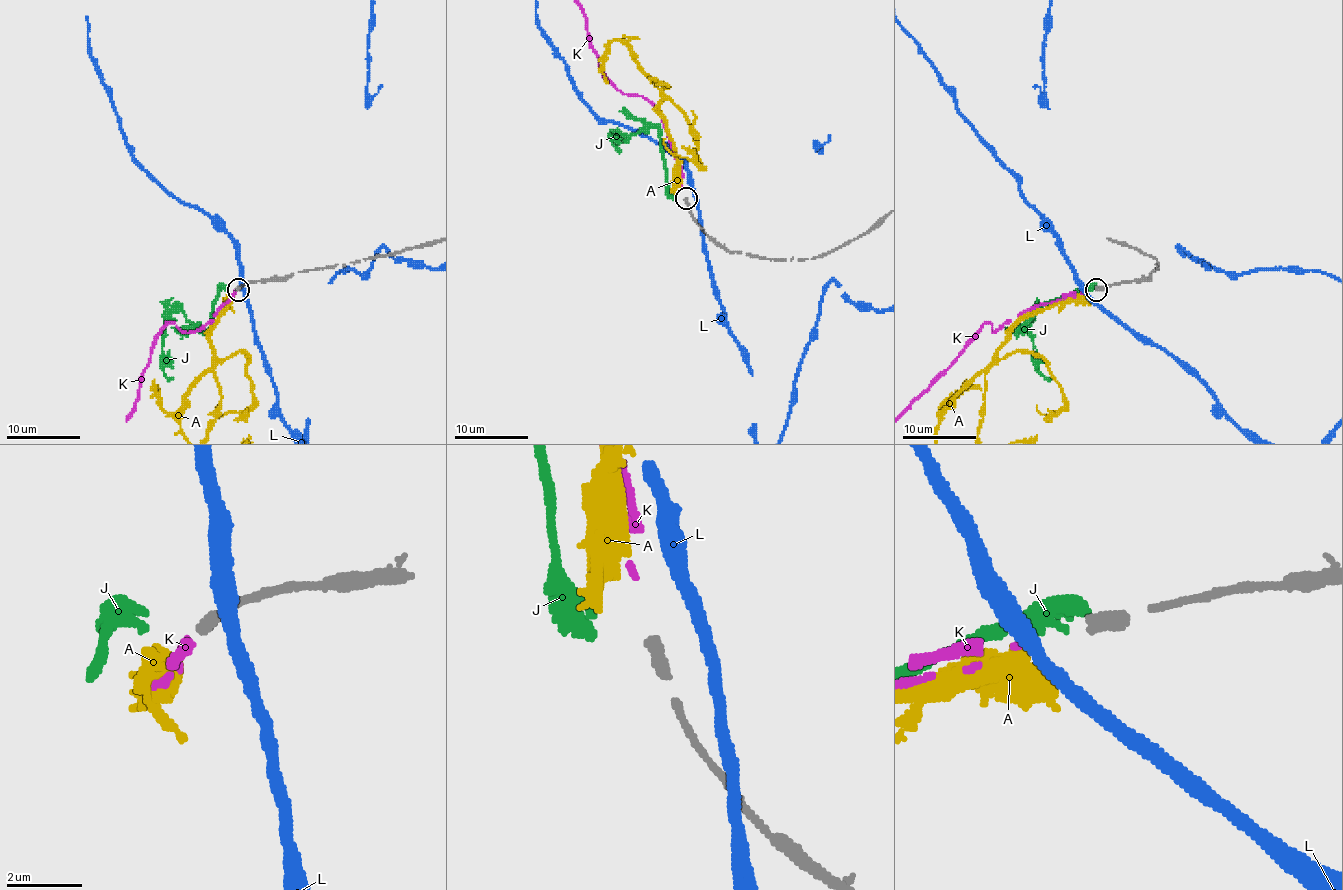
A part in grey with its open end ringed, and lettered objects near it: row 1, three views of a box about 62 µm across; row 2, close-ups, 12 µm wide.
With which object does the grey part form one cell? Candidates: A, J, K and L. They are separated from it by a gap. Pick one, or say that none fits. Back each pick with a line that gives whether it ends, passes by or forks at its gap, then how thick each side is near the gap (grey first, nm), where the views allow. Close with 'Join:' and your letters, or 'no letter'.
K: it ends there; 360 nm thick on the grey side, 140 nm on the other
Join: K

